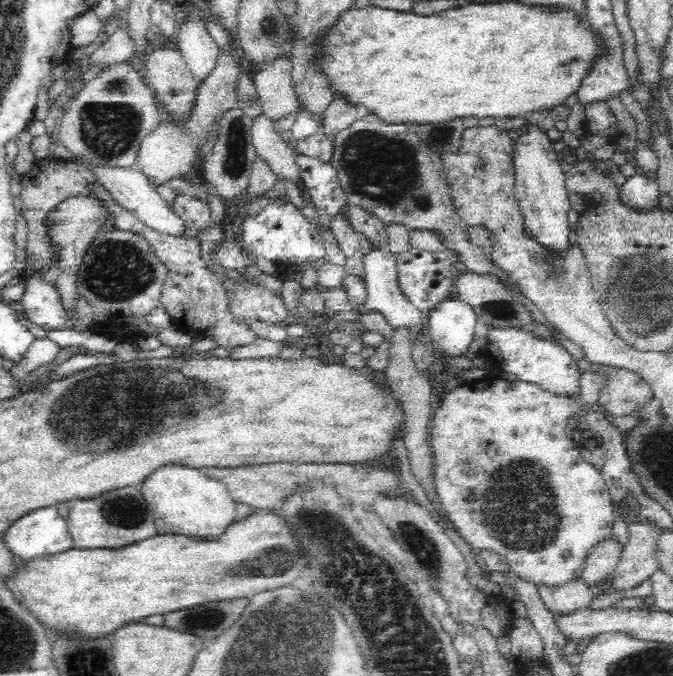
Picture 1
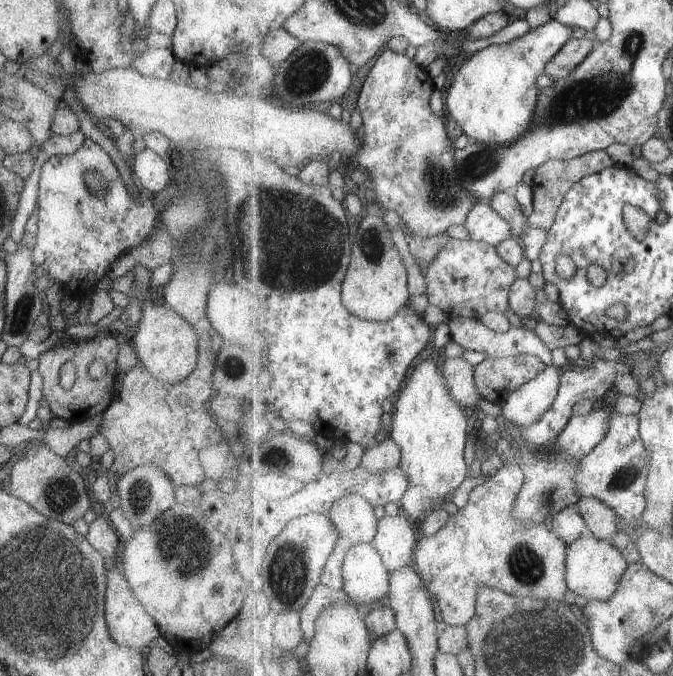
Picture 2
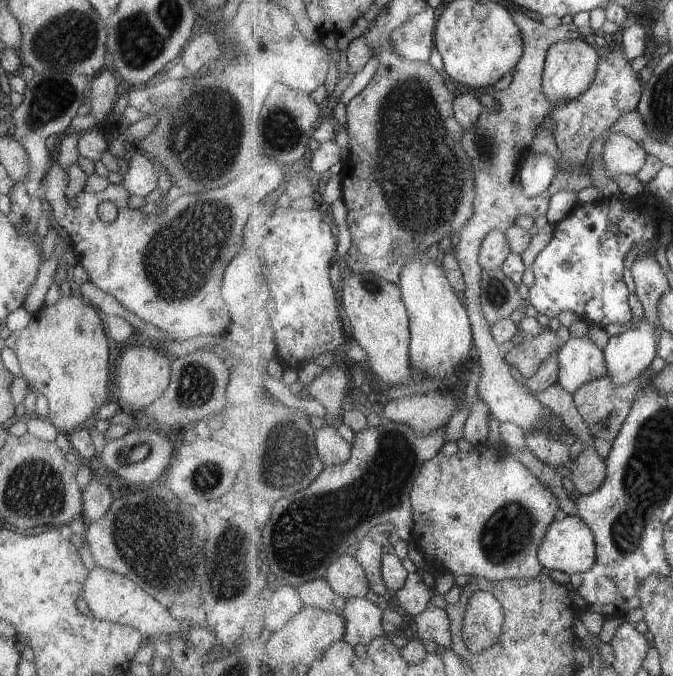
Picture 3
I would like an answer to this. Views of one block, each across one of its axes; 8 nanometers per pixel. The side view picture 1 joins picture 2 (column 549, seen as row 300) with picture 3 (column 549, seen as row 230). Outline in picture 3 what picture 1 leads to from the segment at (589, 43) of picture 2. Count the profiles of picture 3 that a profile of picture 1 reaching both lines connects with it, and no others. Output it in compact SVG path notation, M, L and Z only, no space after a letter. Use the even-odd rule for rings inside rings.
M581 38L574 41L556 42L549 49L548 57L545 61L543 81L545 94L552 100L553 104L577 98L591 86L598 71L599 61L597 50L589 46Z

